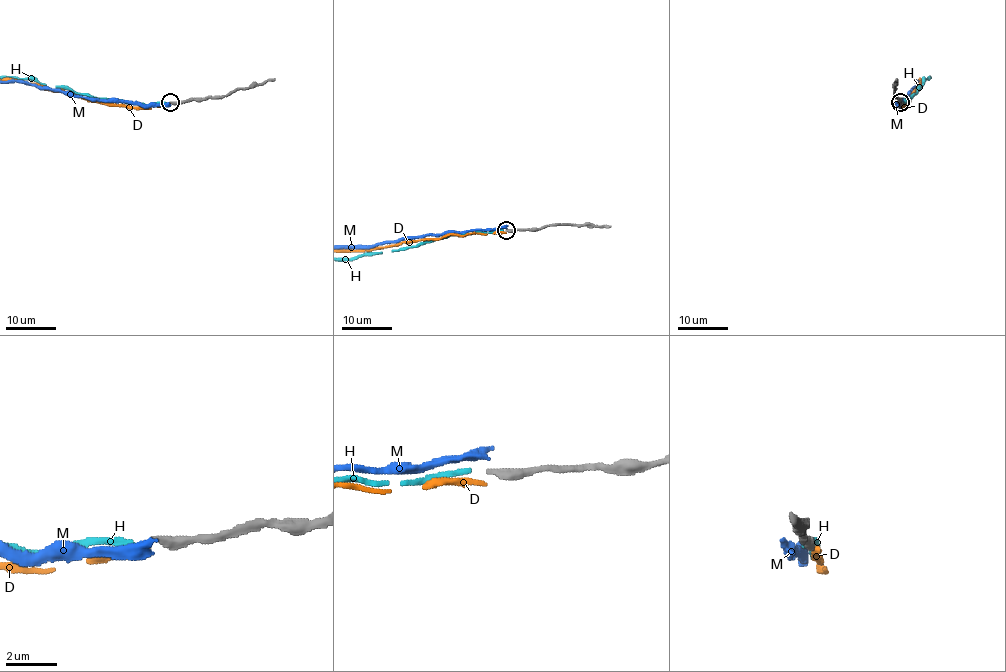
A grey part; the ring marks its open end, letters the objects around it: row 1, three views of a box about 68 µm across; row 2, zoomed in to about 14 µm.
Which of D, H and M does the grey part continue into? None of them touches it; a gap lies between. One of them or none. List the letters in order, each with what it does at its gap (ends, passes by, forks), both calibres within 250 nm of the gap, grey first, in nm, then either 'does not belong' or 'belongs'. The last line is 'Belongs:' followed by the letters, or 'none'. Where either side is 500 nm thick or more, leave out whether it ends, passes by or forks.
D: it ends; calibres 320 and 240 nm; does not belong
H: it ends; calibres 320 and 240 nm; belongs
M: it ends; calibres 320 and 440 nm; does not belong
Belongs: H

